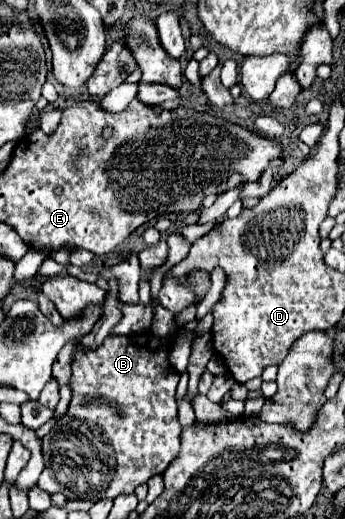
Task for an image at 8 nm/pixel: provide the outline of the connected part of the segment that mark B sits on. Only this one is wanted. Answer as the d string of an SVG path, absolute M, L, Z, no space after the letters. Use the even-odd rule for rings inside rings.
M149 331L145 333L139 333L139 335L117 335L117 337L107 337L103 341L103 345L97 349L97 351L89 351L89 353L83 353L83 351L75 351L73 353L73 363L71 363L71 369L73 369L73 377L71 377L71 383L69 387L73 389L73 399L71 399L71 405L69 405L69 411L65 417L61 417L57 421L57 425L43 437L43 461L45 461L45 469L37 481L37 487L47 491L49 495L53 493L63 493L67 499L75 501L75 499L87 499L91 503L97 503L101 499L115 499L117 495L123 495L123 493L133 493L137 485L143 485L147 483L153 475L159 475L167 469L167 465L177 457L177 451L179 451L179 433L181 433L181 423L177 419L177 401L175 401L175 389L177 389L177 383L179 383L179 373L171 367L169 363L169 341L165 339L157 339L155 335L151 335Z

